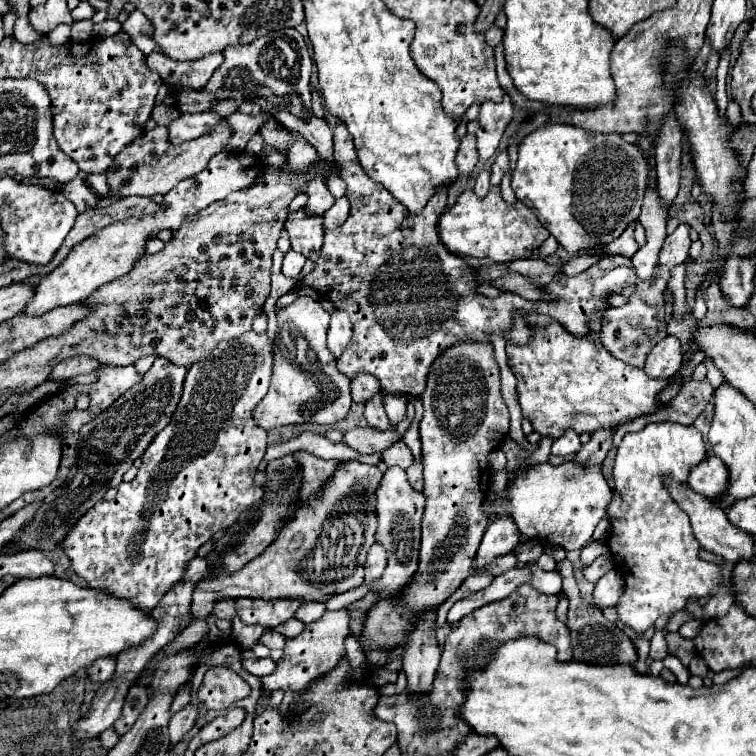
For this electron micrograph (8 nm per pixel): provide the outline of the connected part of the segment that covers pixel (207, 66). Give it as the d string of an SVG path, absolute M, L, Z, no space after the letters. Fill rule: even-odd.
M150 53L144 57L144 65L148 71L156 71L166 87L174 89L202 89L212 73L220 67L222 63L222 53L214 53L204 57L202 61L190 61L190 63L180 63L164 57L162 53Z

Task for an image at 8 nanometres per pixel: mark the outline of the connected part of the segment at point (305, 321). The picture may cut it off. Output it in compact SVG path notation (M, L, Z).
M300 295L292 305L278 309L278 333L274 345L272 383L266 397L256 407L256 423L270 431L282 425L318 423L334 425L342 421L352 407L350 379L336 369L336 359L326 347L326 329L330 315L322 309L320 301Z

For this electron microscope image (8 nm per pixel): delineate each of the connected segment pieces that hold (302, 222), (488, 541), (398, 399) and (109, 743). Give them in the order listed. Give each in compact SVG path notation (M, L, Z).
M302 207L288 215L286 231L290 235L294 251L304 255L306 259L318 259L324 237L324 219L320 215L308 215Z
M504 515L504 517L498 517L496 521L492 521L482 537L480 549L474 559L474 569L484 571L488 563L510 553L520 543L520 537L522 535L516 529L516 523L512 521L510 515Z
M388 393L388 397L384 397L384 407L386 407L388 419L392 421L392 425L398 425L400 421L406 419L406 397L404 395Z
M112 727L98 735L98 741L100 741L100 745L102 745L104 749L112 749L112 747L118 743L118 739L120 739L120 735L118 735Z

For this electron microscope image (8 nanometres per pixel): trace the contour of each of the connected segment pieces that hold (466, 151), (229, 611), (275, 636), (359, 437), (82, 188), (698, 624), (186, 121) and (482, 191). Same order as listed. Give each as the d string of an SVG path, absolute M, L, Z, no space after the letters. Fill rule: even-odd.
M466 135L464 141L460 143L458 155L456 155L456 167L460 177L468 177L472 173L472 169L476 167L476 139L474 135Z
M220 599L214 603L212 615L218 619L232 619L236 615L236 607L234 607L234 599Z
M267 629L260 637L259 642L270 650L283 649L285 646L286 637L274 630Z
M356 427L344 433L342 443L356 449L358 453L380 453L388 449L392 443L396 443L396 435L394 435L394 429L388 429L388 433L376 433L376 429Z
M80 177L72 179L70 183L66 183L66 185L62 187L62 193L64 193L64 197L68 197L68 199L76 205L78 213L82 213L82 211L86 211L86 209L92 209L92 207L96 207L96 203L98 203L98 197L88 189L86 181L80 179Z
M692 619L692 621L686 621L682 627L680 627L680 635L686 637L686 639L694 639L702 629L702 621L698 619Z
M182 113L174 123L170 123L170 141L174 145L198 139L210 131L214 131L220 123L224 121L224 117L220 117L218 113Z
M482 169L476 177L476 185L474 185L474 193L484 199L488 195L488 189L490 189L490 169Z

